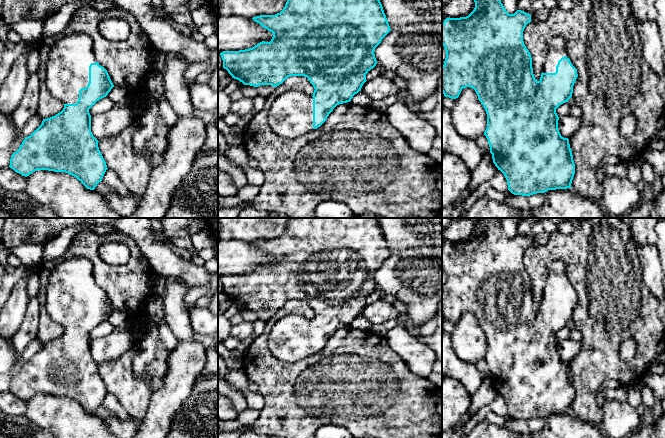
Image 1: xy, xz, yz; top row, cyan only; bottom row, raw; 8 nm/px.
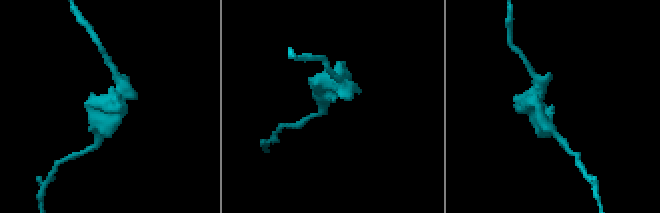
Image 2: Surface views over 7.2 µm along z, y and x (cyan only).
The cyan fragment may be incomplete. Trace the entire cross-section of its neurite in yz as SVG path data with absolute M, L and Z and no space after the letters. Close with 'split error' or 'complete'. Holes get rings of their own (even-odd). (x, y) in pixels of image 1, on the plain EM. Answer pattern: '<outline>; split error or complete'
M482 218L473 223L475 226L474 234L466 241L460 242L446 242L442 247L442 269L446 275L446 282L442 290L442 317L445 321L456 323L459 321L463 312L471 311L475 314L479 325L483 329L487 338L487 352L484 356L486 360L490 377L492 378L493 387L500 394L508 409L508 414L514 419L530 420L537 417L545 417L548 414L567 413L571 412L571 407L575 398L575 388L573 379L569 368L569 363L561 360L558 353L559 341L556 333L563 327L568 326L572 321L573 310L578 301L577 293L567 278L564 262L556 261L551 264L548 270L546 284L542 291L540 304L537 305L533 298L532 282L529 274L526 272L523 265L523 255L528 247L531 246L531 239L517 234L514 238L509 238L501 227L499 218Z; split error

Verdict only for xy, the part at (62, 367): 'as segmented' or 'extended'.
extended

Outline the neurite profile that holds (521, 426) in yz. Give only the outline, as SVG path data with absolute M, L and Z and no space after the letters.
M537 417L530 420L514 419L507 421L504 427L521 434L531 434L545 427L545 417Z

